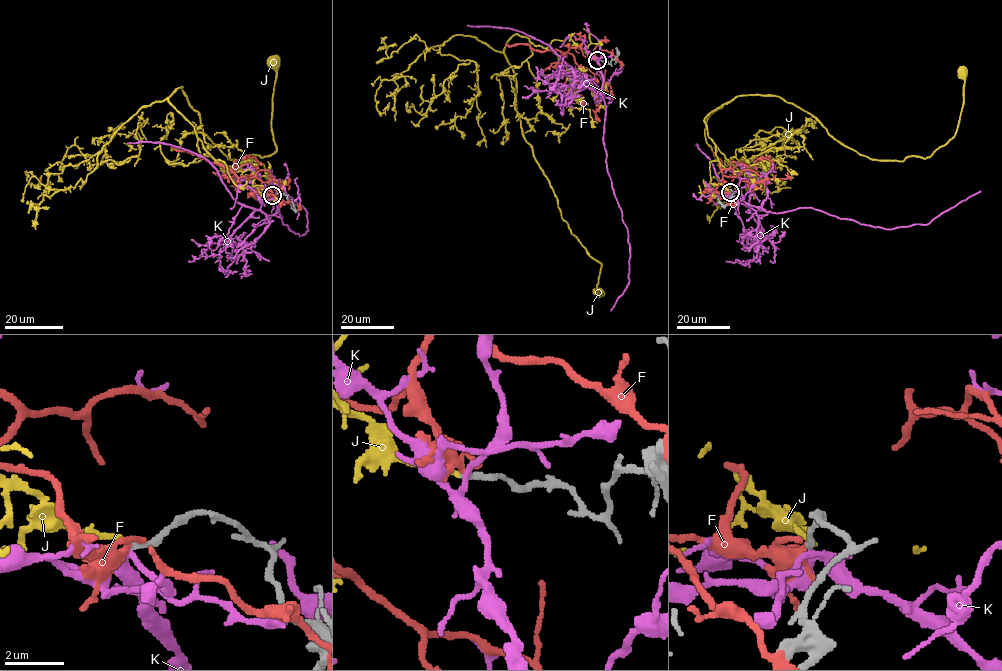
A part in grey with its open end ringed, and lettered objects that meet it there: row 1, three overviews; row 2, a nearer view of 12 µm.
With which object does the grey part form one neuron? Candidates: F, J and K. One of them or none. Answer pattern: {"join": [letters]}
{"join": ["J"]}

